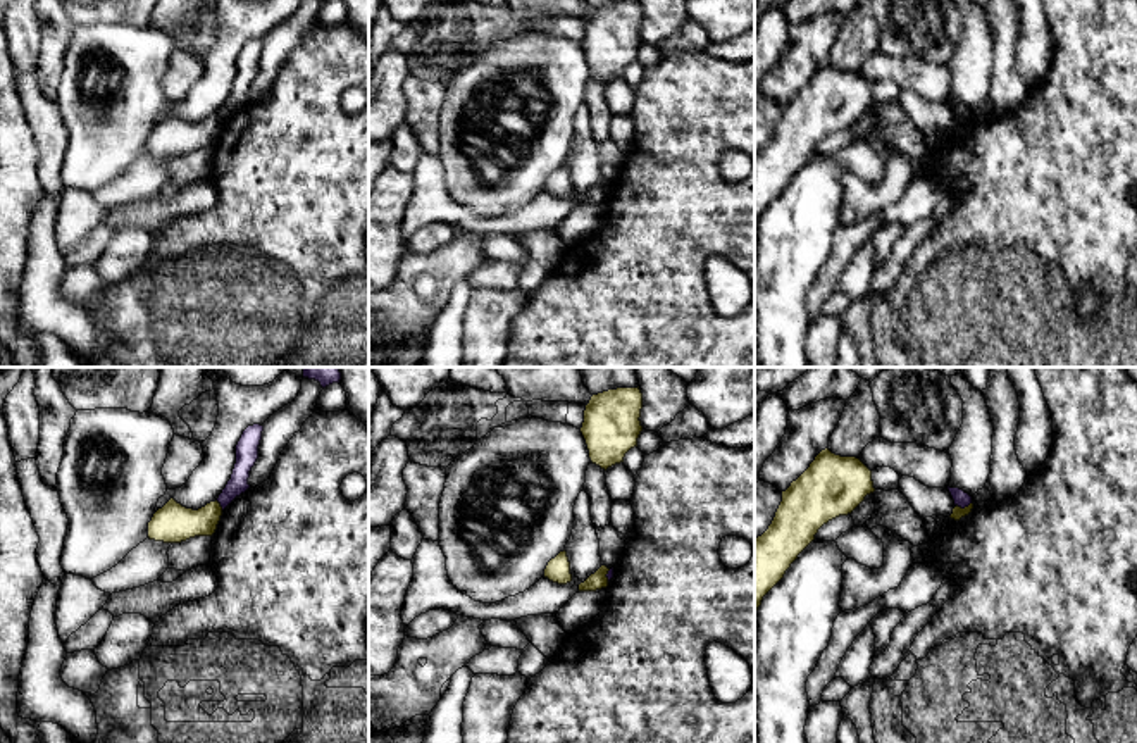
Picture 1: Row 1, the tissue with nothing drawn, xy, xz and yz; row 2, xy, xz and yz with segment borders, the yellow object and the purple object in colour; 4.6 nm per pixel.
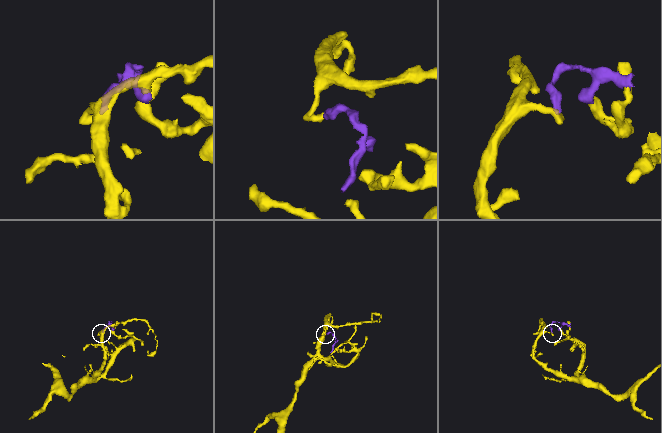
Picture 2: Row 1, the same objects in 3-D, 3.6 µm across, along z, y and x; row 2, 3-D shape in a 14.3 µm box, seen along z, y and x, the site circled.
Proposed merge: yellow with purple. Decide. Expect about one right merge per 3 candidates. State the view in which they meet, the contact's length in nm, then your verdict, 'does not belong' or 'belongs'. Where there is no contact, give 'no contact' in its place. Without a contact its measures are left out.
meets yellow in yz; contact 70 nm long; does not belong

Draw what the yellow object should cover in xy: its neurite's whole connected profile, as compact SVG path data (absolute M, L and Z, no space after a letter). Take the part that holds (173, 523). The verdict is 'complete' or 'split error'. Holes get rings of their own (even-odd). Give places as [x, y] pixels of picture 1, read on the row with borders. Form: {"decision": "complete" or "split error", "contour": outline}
{"decision": "complete", "contour": "M171 498L148 522L148 538L164 543L181 543L195 536L212 536L221 515L222 507L217 500L193 510Z"}

